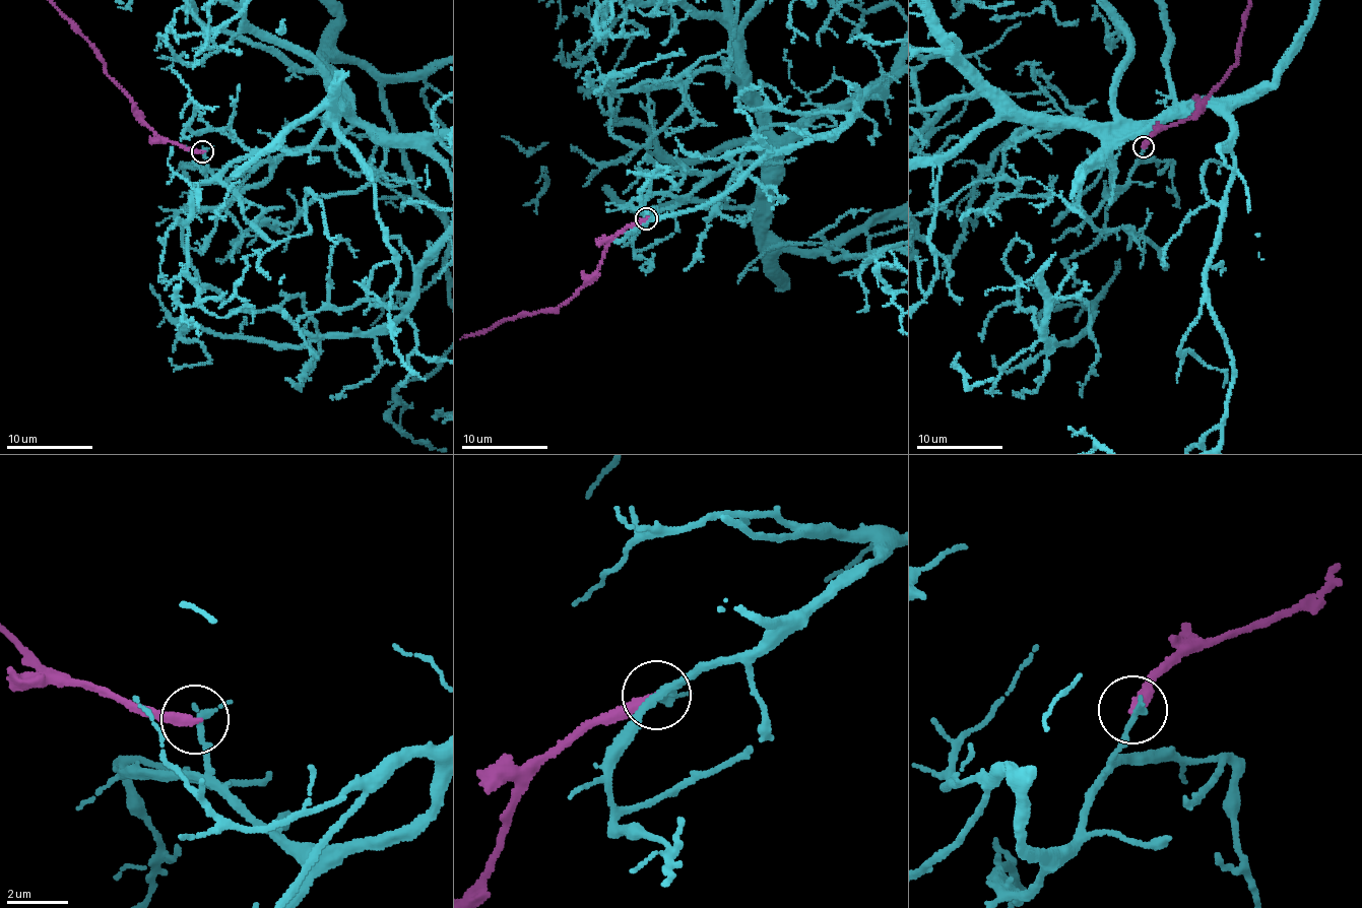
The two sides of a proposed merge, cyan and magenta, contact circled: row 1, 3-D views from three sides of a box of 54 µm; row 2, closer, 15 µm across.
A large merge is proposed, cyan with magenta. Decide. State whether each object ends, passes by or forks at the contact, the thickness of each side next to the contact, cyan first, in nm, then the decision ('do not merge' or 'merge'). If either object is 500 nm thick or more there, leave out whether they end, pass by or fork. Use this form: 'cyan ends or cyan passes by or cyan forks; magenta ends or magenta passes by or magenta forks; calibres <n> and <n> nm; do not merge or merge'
cyan ends; magenta ends; calibres 280 and 320 nm; do not merge

